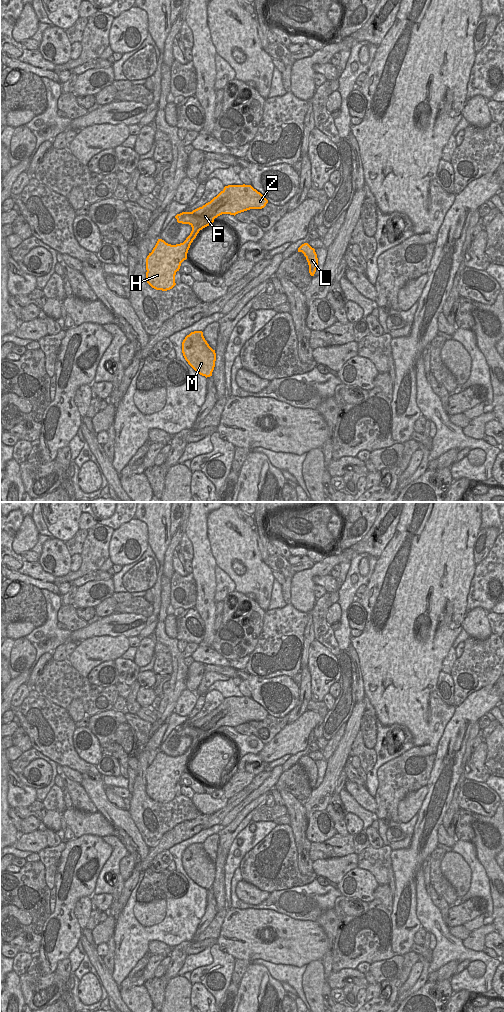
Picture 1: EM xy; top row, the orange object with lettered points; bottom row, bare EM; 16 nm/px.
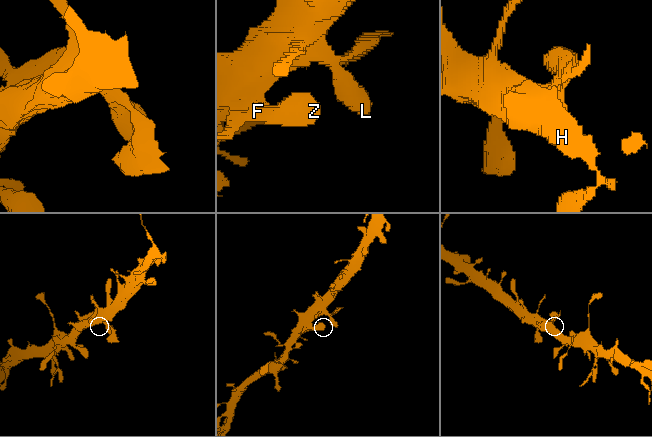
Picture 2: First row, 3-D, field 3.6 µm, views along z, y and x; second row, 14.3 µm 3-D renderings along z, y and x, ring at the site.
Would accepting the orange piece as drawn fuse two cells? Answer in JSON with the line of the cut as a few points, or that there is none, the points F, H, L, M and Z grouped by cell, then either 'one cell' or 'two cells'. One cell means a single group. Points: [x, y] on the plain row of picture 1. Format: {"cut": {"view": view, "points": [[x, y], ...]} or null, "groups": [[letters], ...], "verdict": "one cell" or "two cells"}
{"cut": null, "groups": [["F", "H", "L", "M", "Z"]], "verdict": "one cell"}

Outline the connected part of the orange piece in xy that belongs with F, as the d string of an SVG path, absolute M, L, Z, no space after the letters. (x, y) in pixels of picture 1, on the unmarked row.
M228 697L210 714L192 724L182 724L175 730L178 735L192 739L190 747L183 755L171 757L158 751L152 764L146 770L146 793L156 802L167 803L175 795L176 784L187 771L191 755L203 740L214 734L222 726L236 727L250 721L262 721L268 712L251 697Z

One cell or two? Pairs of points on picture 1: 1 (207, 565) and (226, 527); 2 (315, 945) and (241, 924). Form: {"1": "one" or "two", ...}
{"1": "two", "2": "one"}

